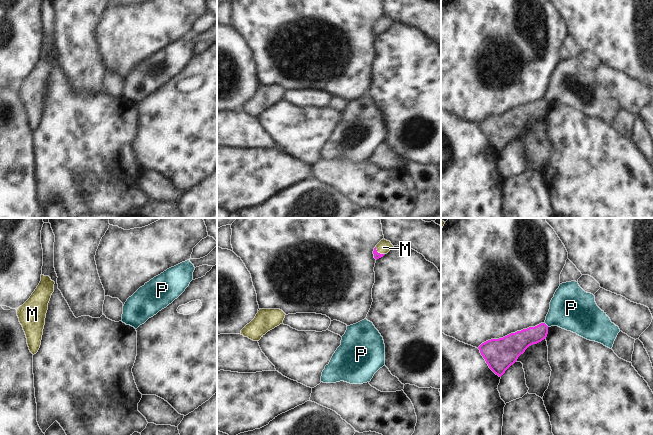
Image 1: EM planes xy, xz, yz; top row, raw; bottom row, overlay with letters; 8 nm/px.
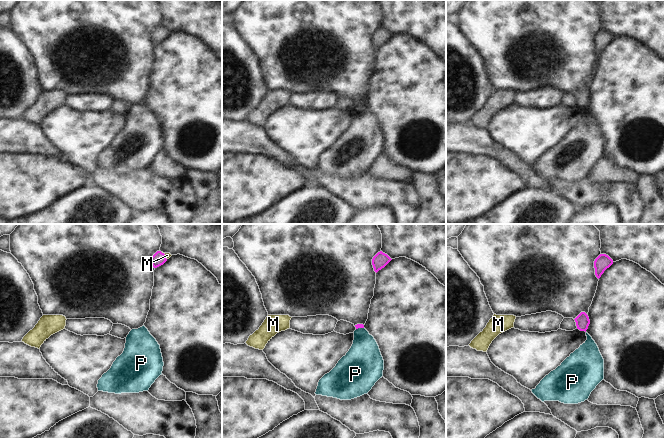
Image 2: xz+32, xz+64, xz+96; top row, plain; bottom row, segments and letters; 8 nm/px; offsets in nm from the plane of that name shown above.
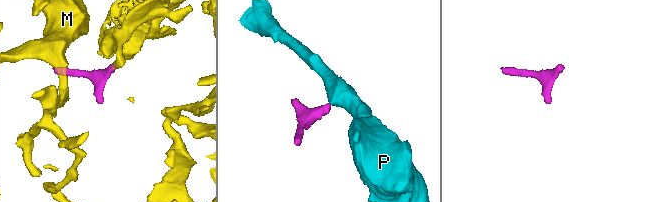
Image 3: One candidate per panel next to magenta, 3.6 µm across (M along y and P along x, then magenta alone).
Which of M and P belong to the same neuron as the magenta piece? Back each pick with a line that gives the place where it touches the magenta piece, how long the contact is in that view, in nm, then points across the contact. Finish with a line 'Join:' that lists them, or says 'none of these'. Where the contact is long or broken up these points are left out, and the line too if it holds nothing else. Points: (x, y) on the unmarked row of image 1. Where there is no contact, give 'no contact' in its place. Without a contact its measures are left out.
M: contact xz (379, 29); length 100 nm; way xz (377, 31), (379, 29), (383, 23)
Join: M

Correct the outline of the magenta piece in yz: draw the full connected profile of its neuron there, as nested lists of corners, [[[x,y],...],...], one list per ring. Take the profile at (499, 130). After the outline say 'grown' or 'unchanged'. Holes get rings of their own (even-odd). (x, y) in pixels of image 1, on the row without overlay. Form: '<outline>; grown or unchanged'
[[[541,99],[503,114],[488,116],[478,125],[489,144],[501,153],[529,122],[541,118],[547,113],[547,110],[548,102]]]; unchanged

